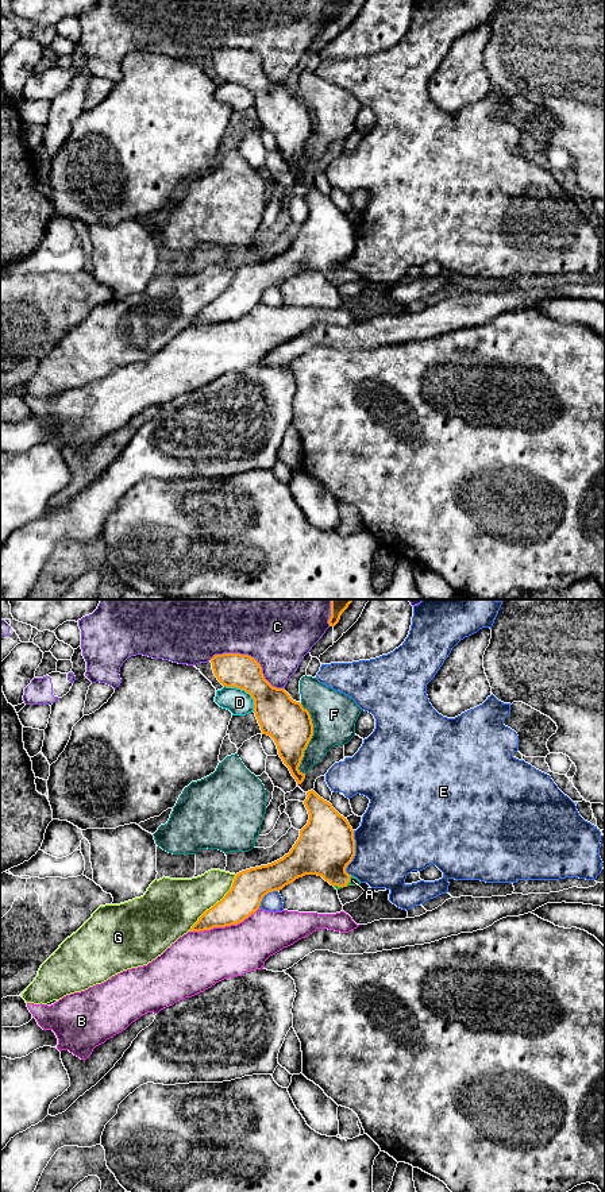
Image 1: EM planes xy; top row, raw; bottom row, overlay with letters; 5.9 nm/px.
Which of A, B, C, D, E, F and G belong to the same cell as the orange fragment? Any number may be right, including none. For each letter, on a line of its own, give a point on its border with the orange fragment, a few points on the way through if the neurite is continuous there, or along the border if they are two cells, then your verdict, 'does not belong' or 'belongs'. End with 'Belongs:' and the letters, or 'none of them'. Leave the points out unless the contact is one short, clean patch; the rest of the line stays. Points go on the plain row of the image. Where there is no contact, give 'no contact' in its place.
A: meets orange in xy at (349, 276); runs through xy (326, 242), (330, 257), (349, 276), (353, 276); belongs
B: meets orange in xy at (224, 321); does not belong
C: meets orange in xy at (250, 51); does not belong
D: meets orange in xy at (245, 85); does not belong
E: meets orange in xy at (354, 249); does not belong
F: meets orange in xy at (309, 135); does not belong
G: meets orange in xy at (216, 299); does not belong
Belongs: A

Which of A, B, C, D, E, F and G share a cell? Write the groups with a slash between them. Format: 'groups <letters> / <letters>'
groups A / B / C / D / E / F / G

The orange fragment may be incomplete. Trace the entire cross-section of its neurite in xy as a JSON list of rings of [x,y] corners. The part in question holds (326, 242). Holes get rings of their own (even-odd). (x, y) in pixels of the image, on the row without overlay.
[[[313,185],[307,190],[304,200],[309,215],[290,247],[271,259],[236,269],[231,285],[199,313],[190,327],[238,320],[259,304],[265,290],[305,270],[321,271],[336,285],[361,279],[346,267],[355,251],[348,216]]]

